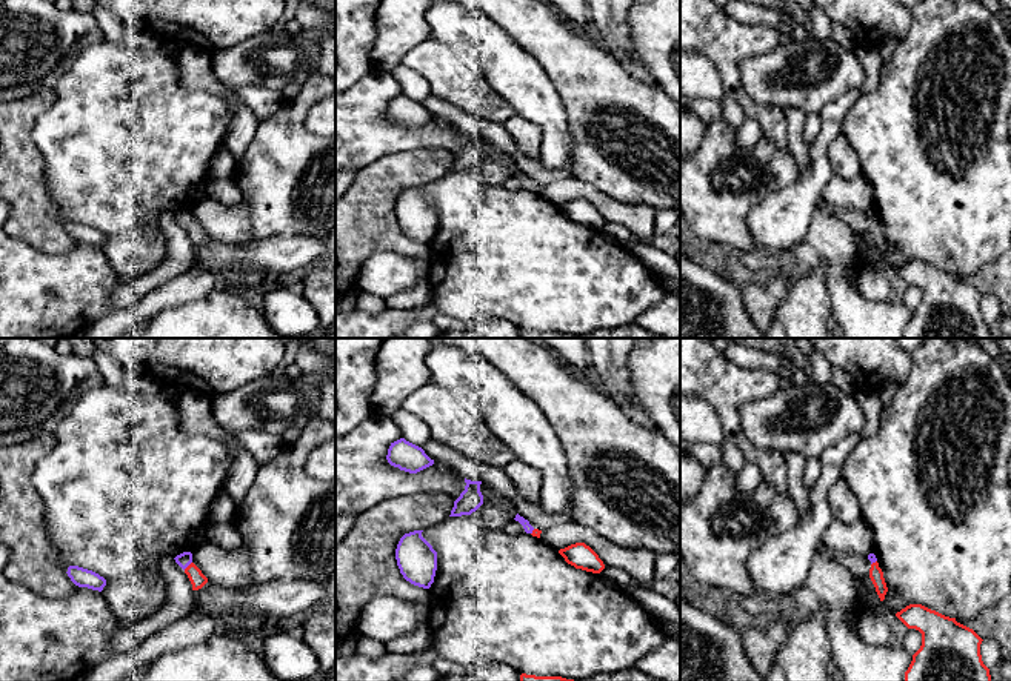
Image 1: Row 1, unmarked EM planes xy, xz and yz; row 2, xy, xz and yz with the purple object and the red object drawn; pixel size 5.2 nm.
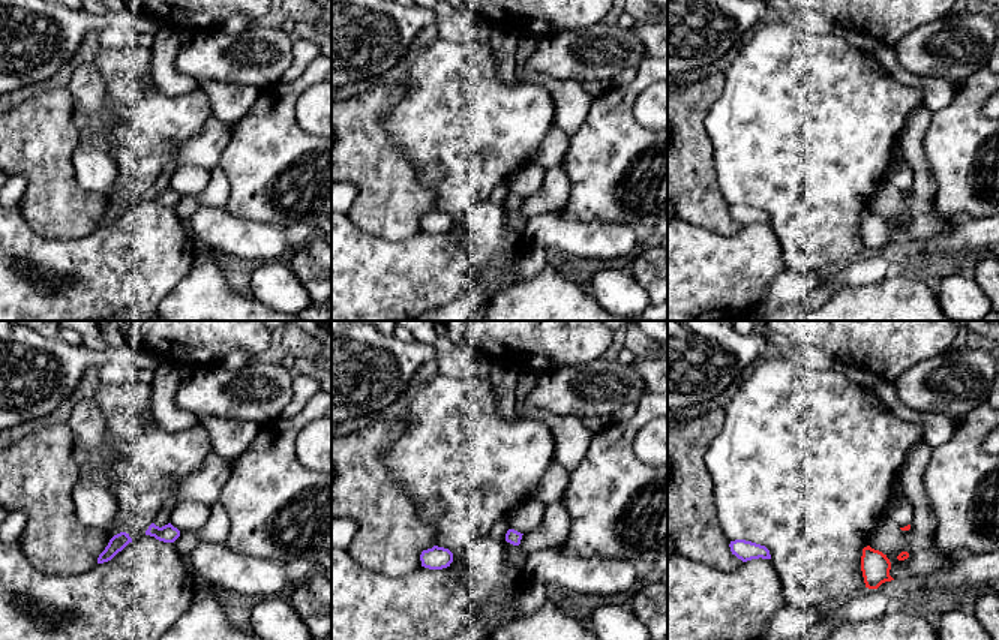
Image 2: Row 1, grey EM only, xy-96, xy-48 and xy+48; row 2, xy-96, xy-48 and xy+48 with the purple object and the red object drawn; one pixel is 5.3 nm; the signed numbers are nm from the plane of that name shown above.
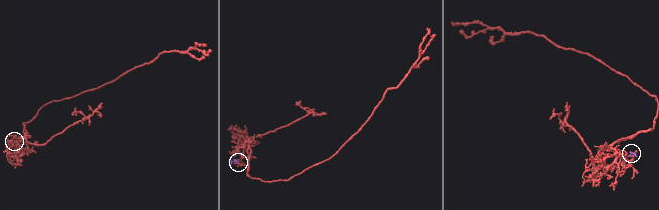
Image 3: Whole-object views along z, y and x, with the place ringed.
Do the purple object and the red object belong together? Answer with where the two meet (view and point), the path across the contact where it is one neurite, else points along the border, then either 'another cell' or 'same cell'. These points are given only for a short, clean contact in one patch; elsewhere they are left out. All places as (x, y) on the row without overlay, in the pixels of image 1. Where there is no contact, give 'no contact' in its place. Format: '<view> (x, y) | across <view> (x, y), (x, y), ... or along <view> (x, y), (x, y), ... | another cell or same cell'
xy (186, 222) | across xy (183, 215), (186, 222), (194, 229) | same cell

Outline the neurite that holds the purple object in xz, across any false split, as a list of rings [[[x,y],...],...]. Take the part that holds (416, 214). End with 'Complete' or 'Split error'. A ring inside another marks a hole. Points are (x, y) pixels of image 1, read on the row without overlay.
[[[423,186],[405,189],[395,204],[400,229],[414,241],[429,244],[437,226],[437,208],[422,192]]]. Complete

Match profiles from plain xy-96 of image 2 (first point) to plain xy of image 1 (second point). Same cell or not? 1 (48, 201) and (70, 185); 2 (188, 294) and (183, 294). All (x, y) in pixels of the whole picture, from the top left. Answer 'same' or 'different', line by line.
1: different
2: different

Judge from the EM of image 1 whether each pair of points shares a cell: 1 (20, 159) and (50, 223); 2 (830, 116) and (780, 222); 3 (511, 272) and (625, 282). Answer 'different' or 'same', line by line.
1: same
2: same
3: same

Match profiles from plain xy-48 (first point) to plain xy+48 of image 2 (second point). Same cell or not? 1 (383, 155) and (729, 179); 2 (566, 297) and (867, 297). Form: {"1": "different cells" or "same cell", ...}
{"1": "different cells", "2": "same cell"}

